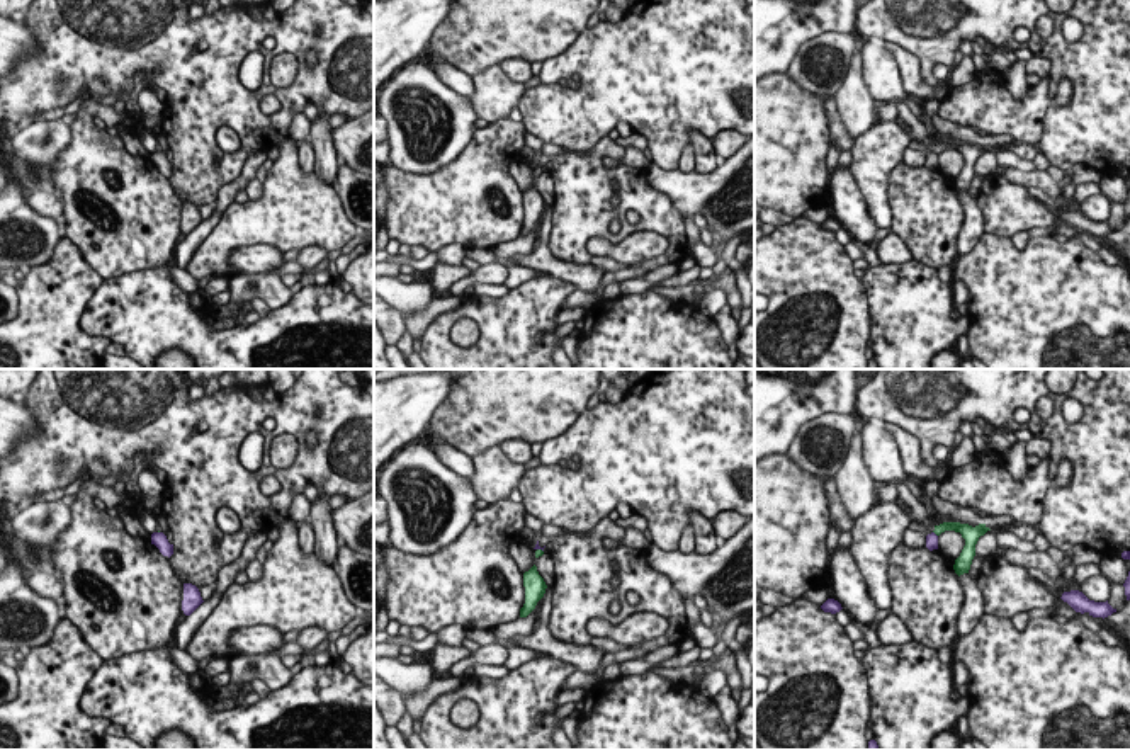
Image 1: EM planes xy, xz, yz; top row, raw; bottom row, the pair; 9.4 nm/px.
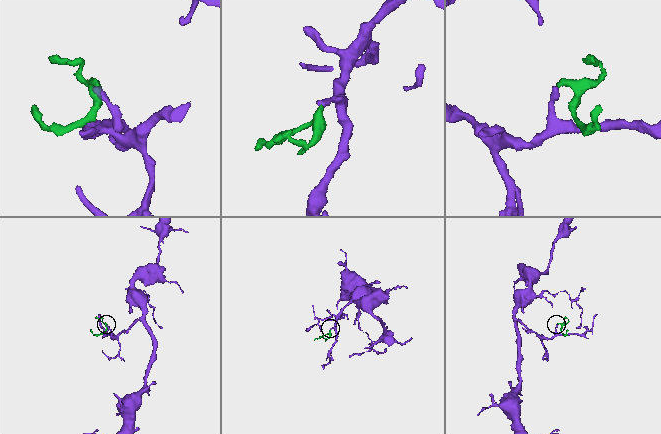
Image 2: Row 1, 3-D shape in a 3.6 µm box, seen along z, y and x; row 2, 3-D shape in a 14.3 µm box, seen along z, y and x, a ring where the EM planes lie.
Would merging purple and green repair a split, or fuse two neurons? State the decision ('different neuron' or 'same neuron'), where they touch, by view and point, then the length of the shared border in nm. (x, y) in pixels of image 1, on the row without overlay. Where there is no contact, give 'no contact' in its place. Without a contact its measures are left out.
different neuron; meets purple in yz at (935, 153); contact 70 nm long

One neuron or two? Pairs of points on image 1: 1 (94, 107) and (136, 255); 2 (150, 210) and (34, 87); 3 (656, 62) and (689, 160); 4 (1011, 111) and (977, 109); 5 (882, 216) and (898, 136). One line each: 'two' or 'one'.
1: one
2: two
3: two
4: one
5: one

